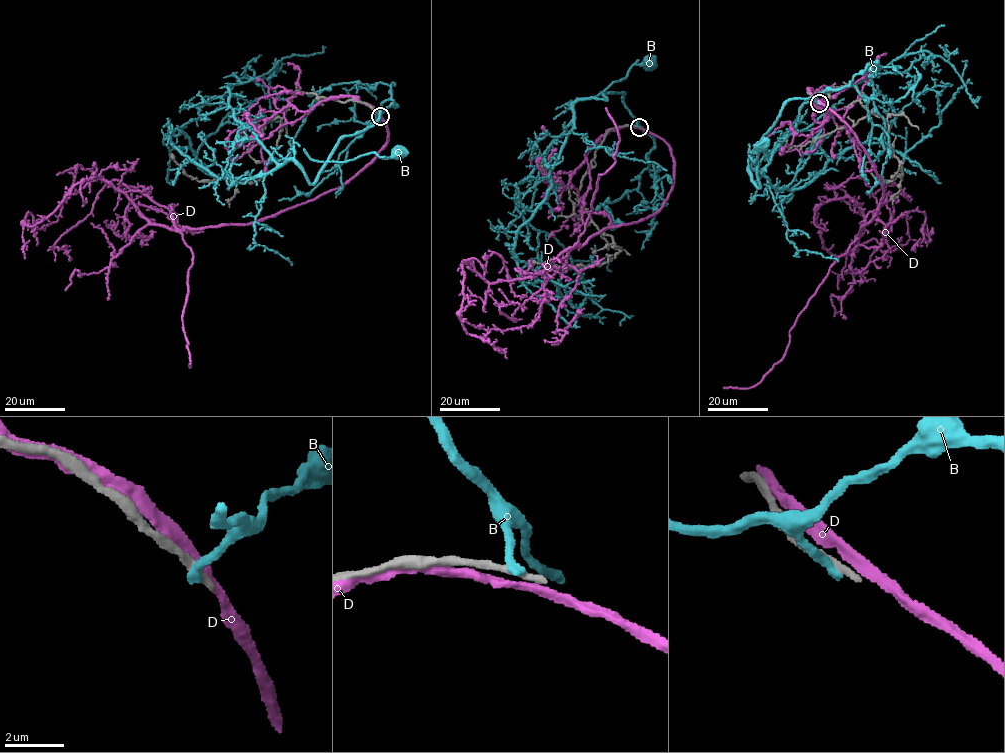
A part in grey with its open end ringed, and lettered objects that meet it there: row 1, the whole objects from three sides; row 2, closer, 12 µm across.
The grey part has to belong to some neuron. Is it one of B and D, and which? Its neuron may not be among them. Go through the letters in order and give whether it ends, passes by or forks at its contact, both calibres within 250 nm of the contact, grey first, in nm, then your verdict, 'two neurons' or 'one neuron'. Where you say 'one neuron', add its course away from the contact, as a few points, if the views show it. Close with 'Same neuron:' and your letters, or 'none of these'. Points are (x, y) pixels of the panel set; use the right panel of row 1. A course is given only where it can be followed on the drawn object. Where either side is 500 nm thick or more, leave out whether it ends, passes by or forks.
B: it ends | 320/340 nm | two neurons
D: it passes by | 240/280 nm | two neurons
Same neuron: none of these

